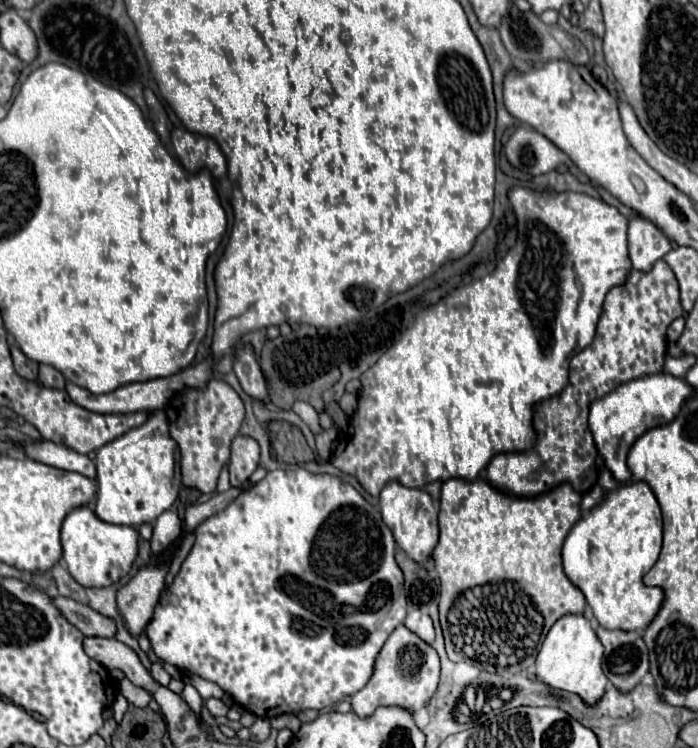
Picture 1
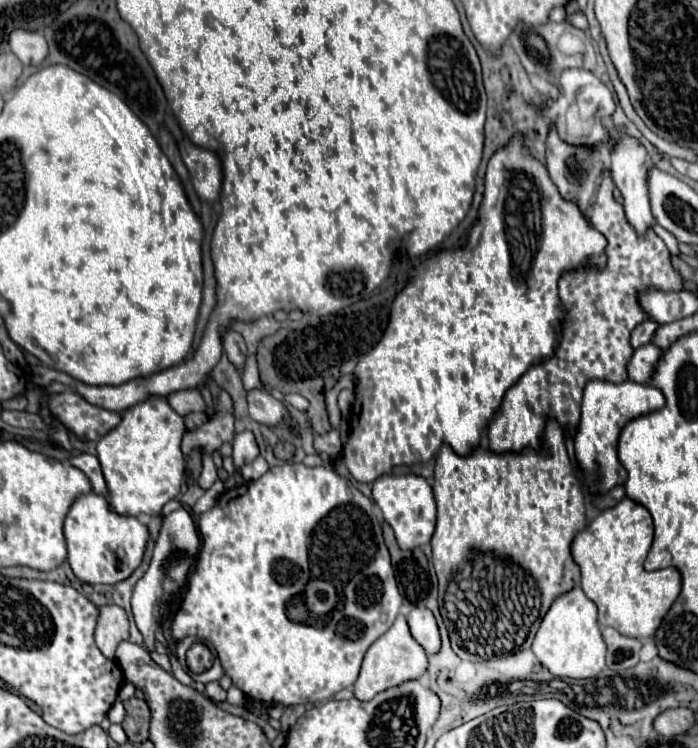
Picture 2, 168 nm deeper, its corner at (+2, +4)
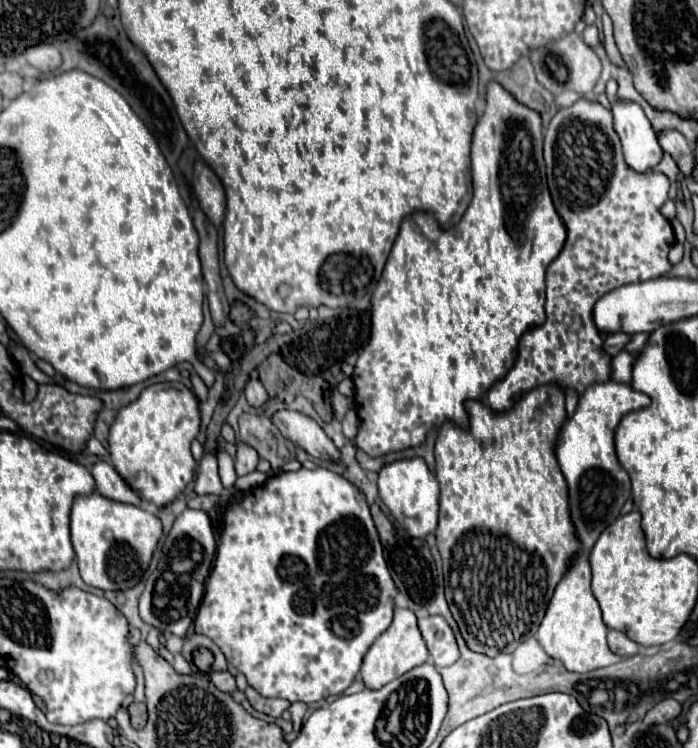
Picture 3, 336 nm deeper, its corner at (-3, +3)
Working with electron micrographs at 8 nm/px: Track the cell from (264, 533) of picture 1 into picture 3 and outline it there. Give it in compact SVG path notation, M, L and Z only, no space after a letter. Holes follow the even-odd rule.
M327 467L317 469L299 469L291 473L281 473L271 479L267 479L263 485L253 487L249 491L239 493L239 501L231 501L223 511L223 529L217 543L217 557L213 571L205 583L205 597L199 605L197 617L195 617L195 633L209 637L225 655L227 663L231 663L239 673L245 675L249 687L253 687L263 697L279 697L287 701L303 701L303 703L315 703L321 699L335 697L343 693L359 675L361 663L373 641L387 631L387 627L393 621L395 611L395 597L397 587L391 579L391 573L387 569L387 561L383 557L383 547L379 533L375 529L375 523L369 513L369 503L361 489L347 481L343 475L333 473Z

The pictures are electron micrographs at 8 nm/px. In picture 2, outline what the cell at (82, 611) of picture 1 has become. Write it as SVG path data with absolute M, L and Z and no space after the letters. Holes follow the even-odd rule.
M102 606L96 626L96 645L100 652L114 660L116 646L128 640L128 616L120 606Z

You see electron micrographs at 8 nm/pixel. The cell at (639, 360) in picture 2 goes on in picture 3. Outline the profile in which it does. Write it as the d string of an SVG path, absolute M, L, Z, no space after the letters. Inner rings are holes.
M621 351L619 355L613 357L613 375L611 379L619 381L619 383L629 383L631 375L633 375L633 361L637 361L637 353L625 353Z

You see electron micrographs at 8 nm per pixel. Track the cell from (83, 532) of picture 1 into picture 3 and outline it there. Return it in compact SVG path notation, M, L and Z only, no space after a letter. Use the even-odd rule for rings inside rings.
M97 491L87 495L87 497L77 497L71 509L71 541L73 541L73 549L77 555L77 565L81 571L81 577L87 585L99 587L103 591L111 589L111 591L125 591L131 589L133 585L137 585L145 573L145 569L149 567L149 561L153 557L153 551L157 547L157 541L161 537L163 529L161 529L161 521L135 505L127 505L127 503L119 503L119 501L109 501L107 497L101 497Z

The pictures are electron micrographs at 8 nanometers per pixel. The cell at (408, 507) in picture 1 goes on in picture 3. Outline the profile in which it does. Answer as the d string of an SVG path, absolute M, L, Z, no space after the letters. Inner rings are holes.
M401 459L391 465L385 465L379 471L379 497L391 511L397 529L403 531L403 537L425 539L437 529L439 513L439 483L427 469L423 459Z

